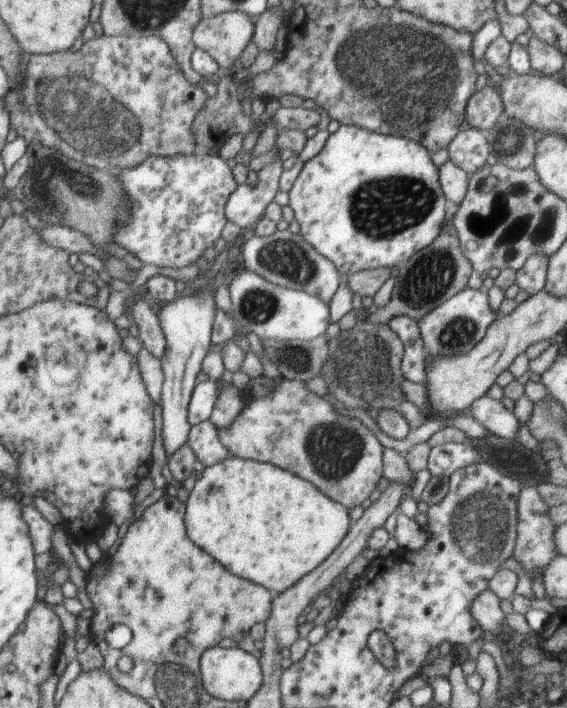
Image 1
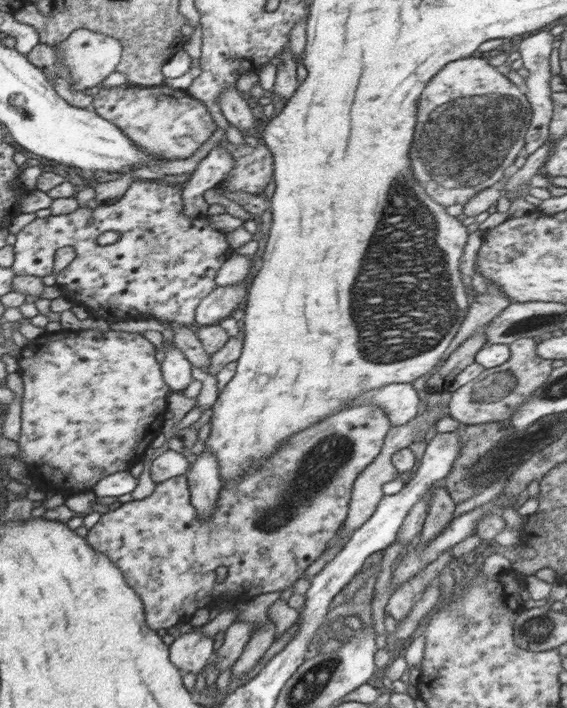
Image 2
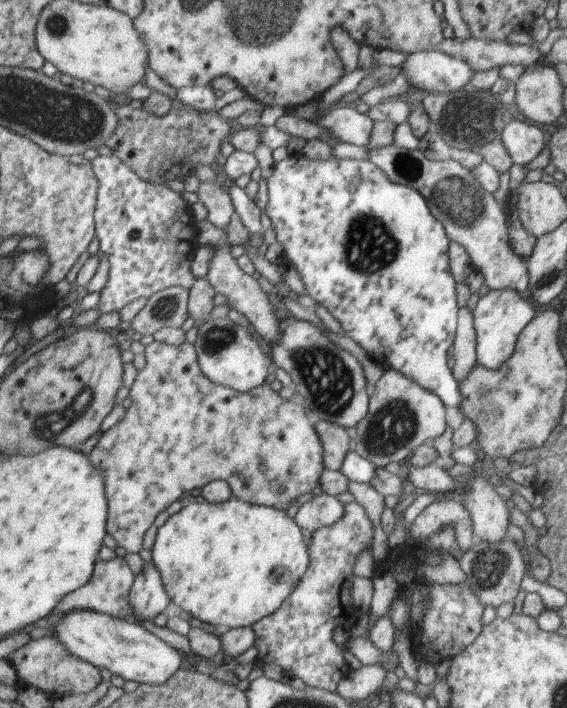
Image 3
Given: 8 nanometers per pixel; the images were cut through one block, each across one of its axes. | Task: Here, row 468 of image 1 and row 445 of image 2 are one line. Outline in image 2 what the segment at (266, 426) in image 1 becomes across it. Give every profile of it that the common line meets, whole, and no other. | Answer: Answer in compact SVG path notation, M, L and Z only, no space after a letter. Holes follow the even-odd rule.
M354 406L348 407L332 416L328 416L328 420L320 421L320 424L314 424L312 428L306 428L304 432L292 436L288 440L288 444L283 444L267 460L253 466L249 472L245 472L241 478L231 480L227 484L221 484L220 493L218 493L218 501L216 509L212 513L211 518L207 520L197 519L196 506L192 506L191 486L186 482L185 475L169 478L164 482L157 483L156 488L151 496L144 498L144 500L132 500L122 504L120 508L108 511L101 516L101 519L89 529L87 539L89 544L97 551L104 553L112 562L119 566L120 570L124 572L124 576L134 588L138 595L144 601L144 608L147 609L148 624L154 624L154 629L167 630L175 624L179 624L184 616L192 616L199 608L204 608L208 602L212 602L214 598L226 596L226 588L234 588L232 586L232 578L236 578L236 594L238 596L256 596L256 594L266 594L266 592L276 592L278 590L284 591L291 588L292 585L302 576L305 570L327 550L329 542L338 536L338 532L345 523L350 500L352 500L352 488L354 481L358 475L379 455L384 444L384 439L388 435L388 431L392 424L388 420L388 416L384 414L384 409L378 406ZM218 566L226 566L228 568L228 575L223 582L216 582L216 568Z

